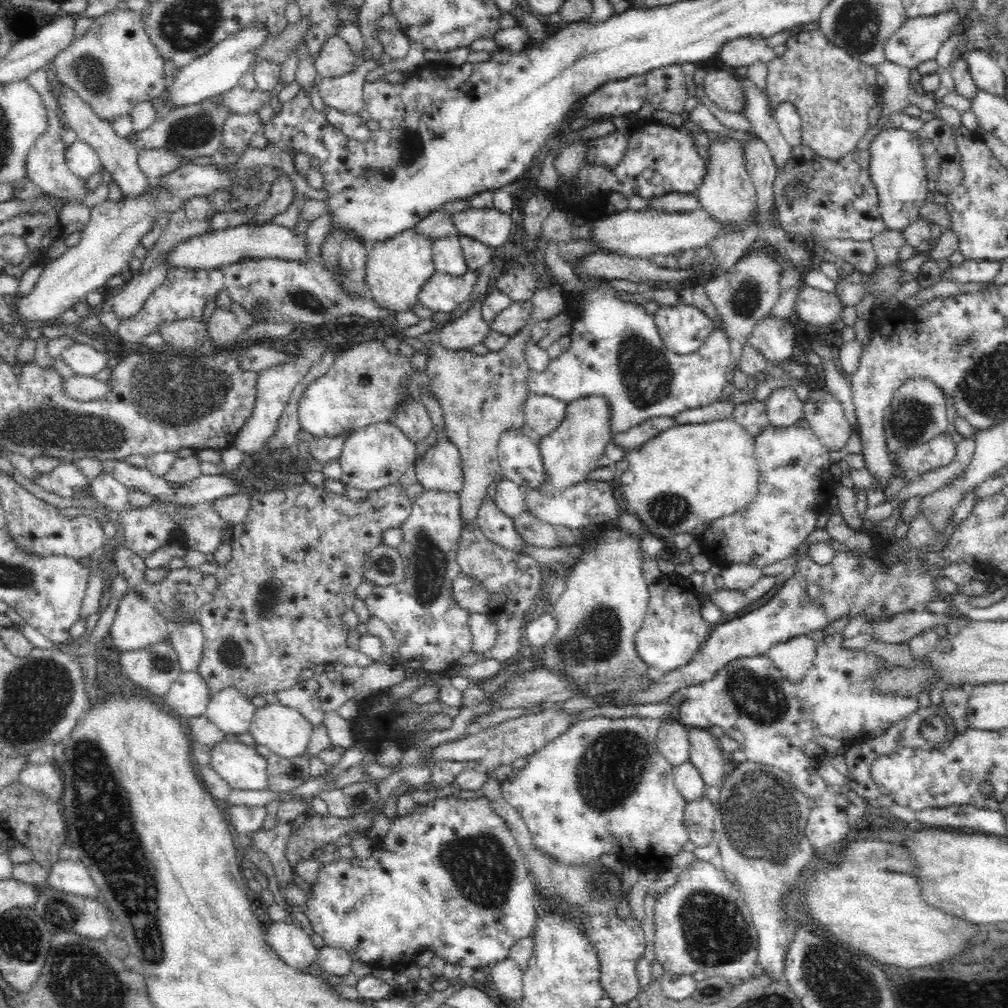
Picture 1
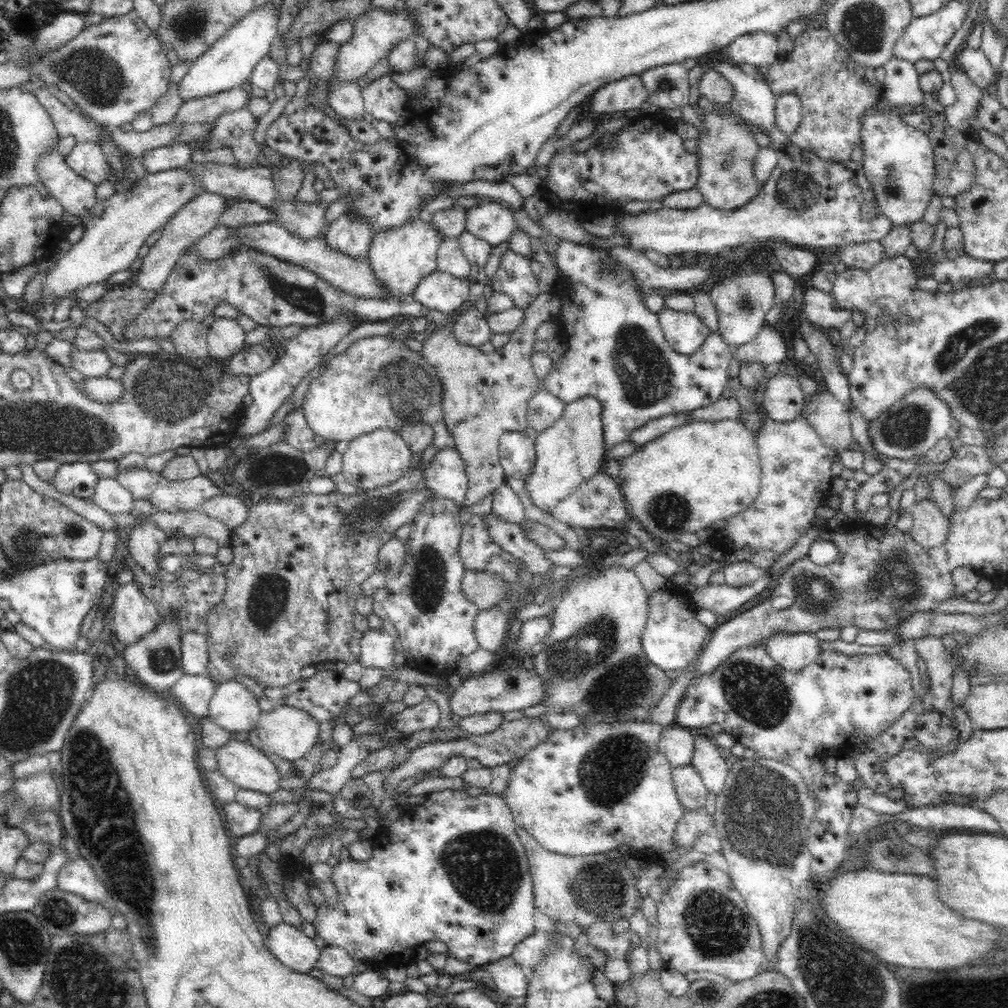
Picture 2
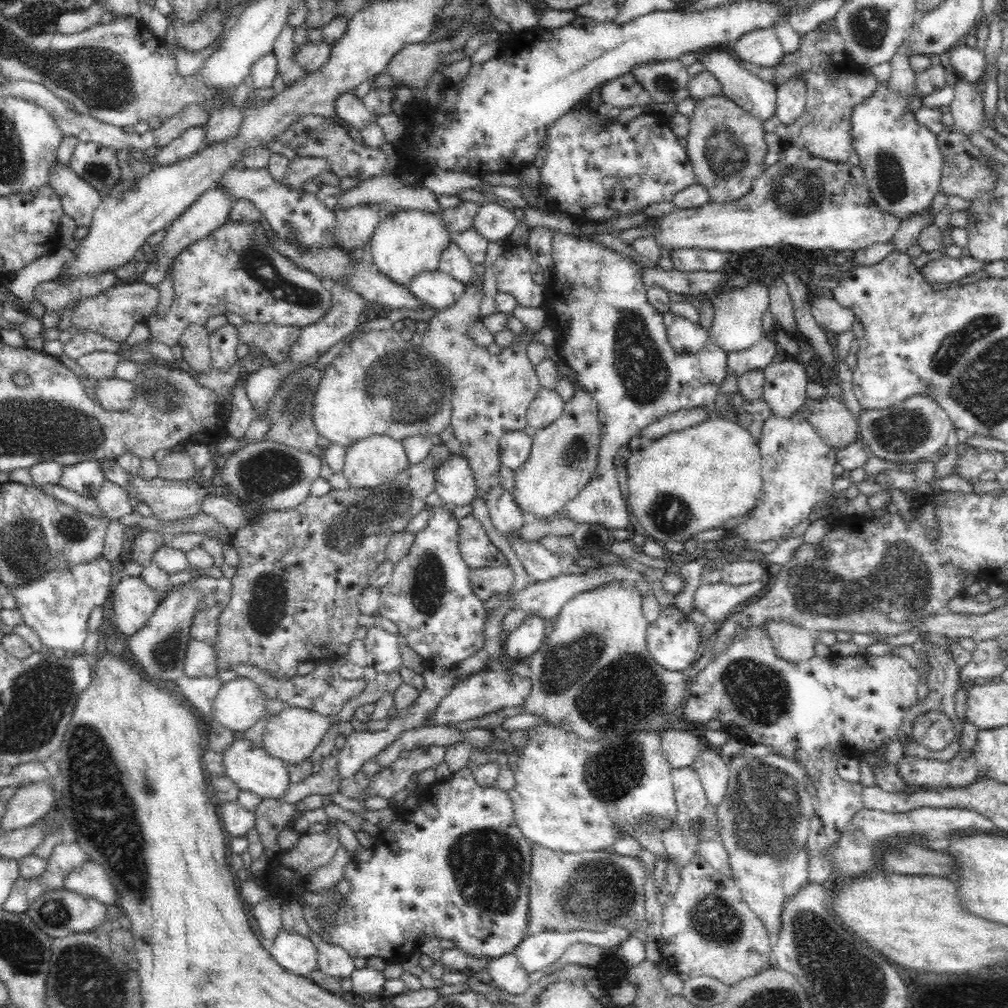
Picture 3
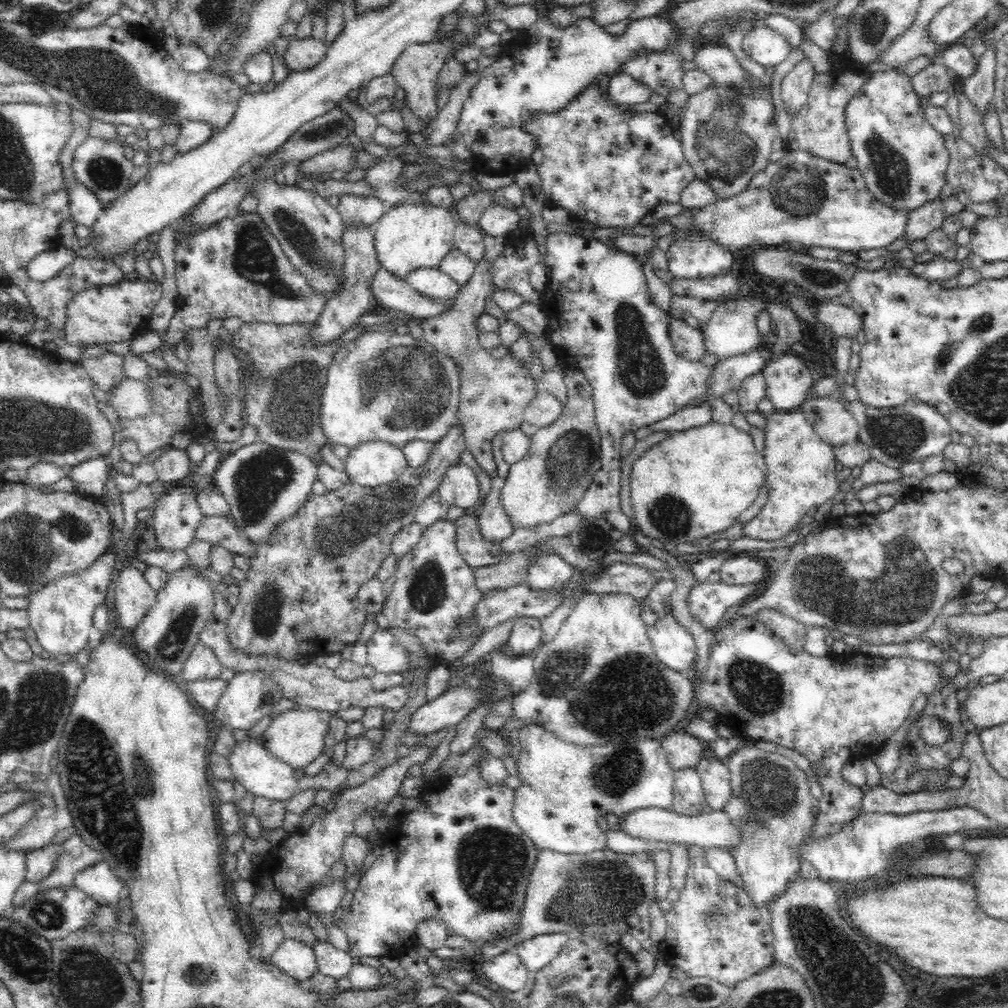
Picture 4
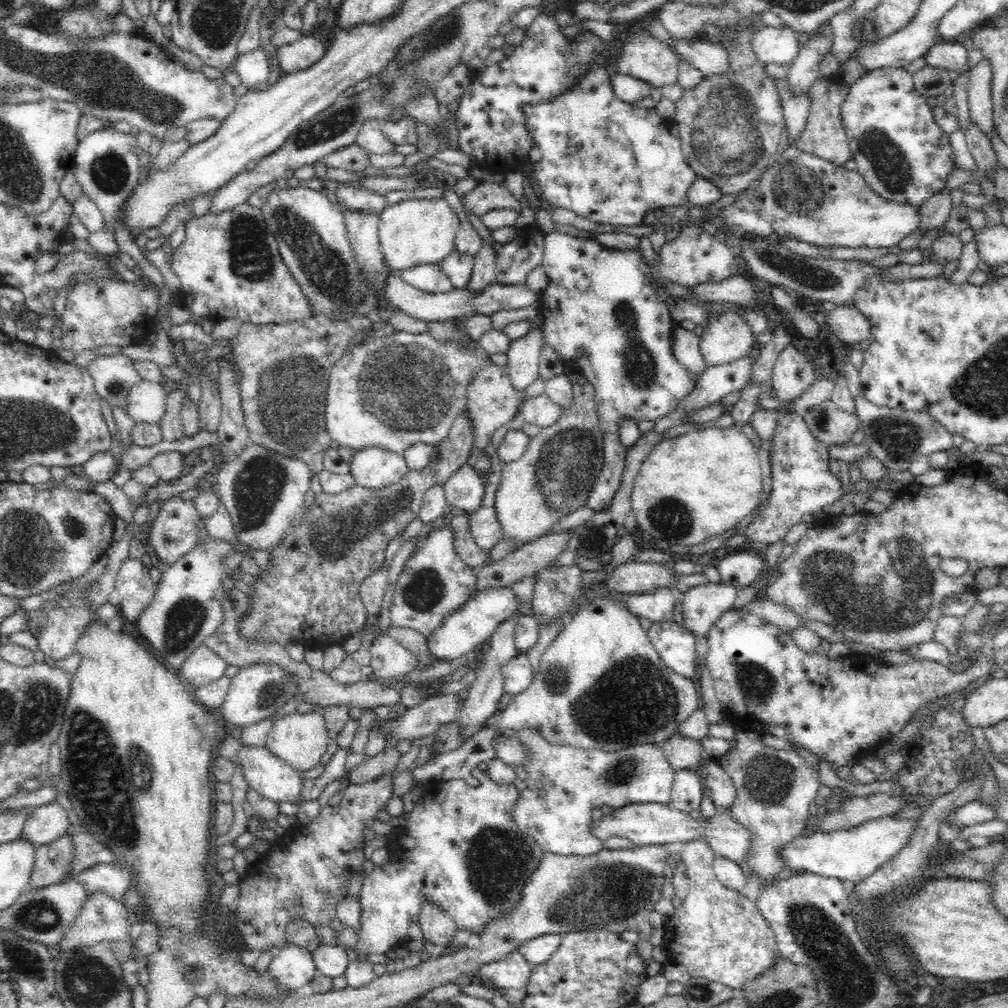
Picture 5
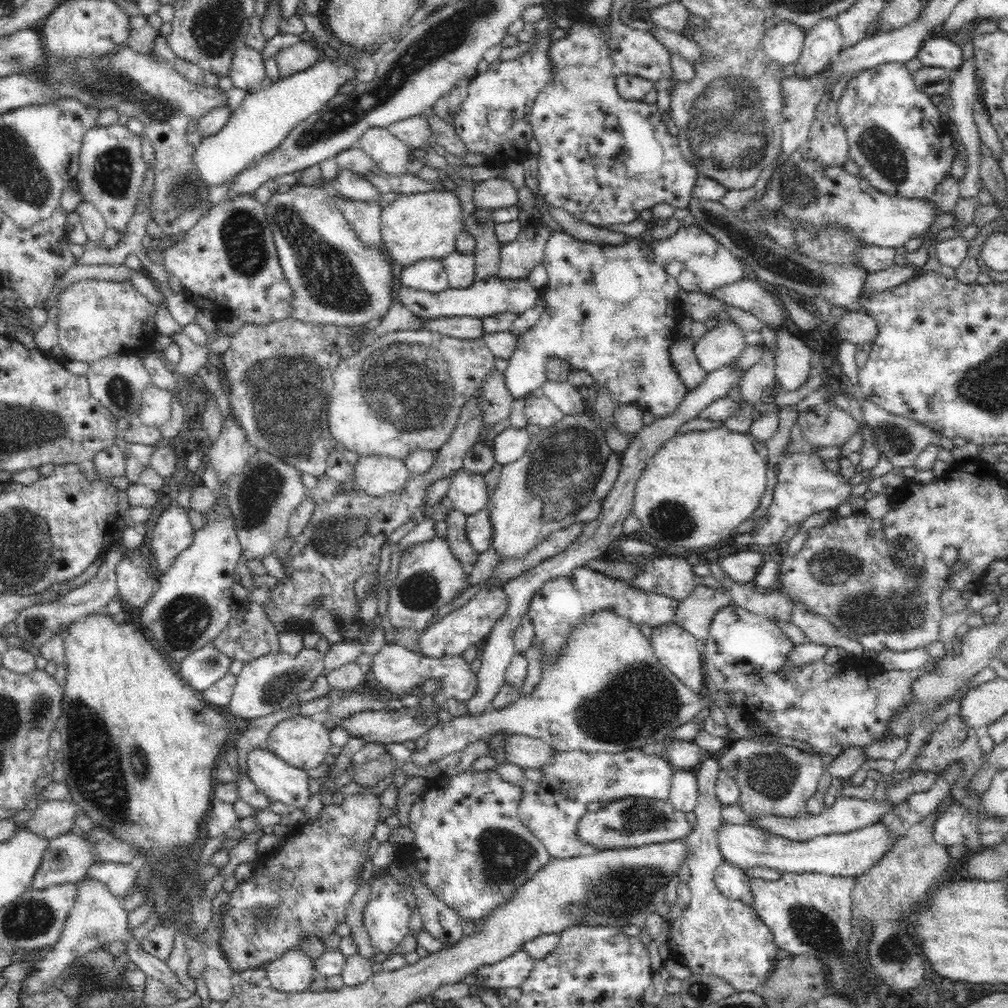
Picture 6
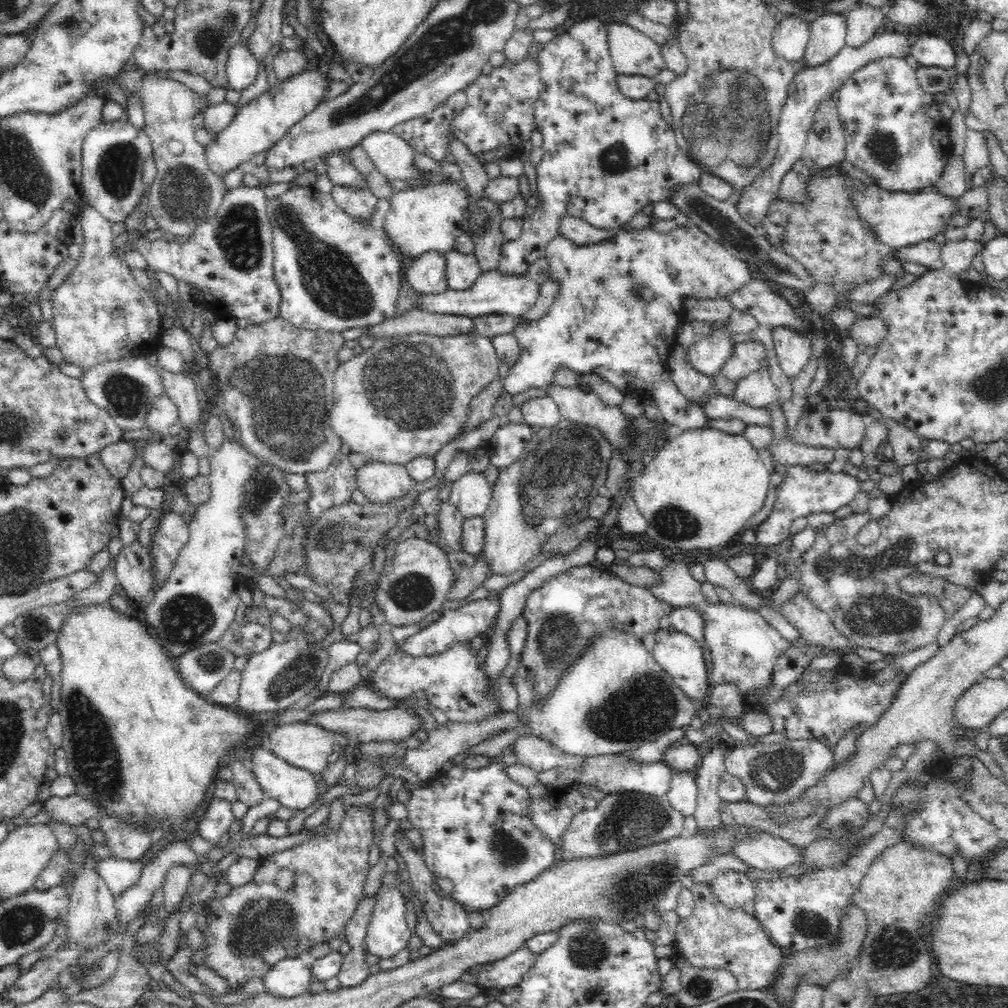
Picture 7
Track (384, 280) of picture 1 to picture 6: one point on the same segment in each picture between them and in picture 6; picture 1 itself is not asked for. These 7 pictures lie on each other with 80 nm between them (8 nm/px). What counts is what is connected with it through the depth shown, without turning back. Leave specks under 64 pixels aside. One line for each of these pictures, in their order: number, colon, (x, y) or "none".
2: (399, 257)
3: (407, 241)
4: (412, 235)
5: (414, 231)
6: (414, 226)

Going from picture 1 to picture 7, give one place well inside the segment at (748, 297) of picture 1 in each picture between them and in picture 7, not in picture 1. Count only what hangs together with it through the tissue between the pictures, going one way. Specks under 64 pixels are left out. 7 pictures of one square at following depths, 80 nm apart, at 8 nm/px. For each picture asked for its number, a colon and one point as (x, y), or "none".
2: (741, 301)
3: (736, 325)
4: (731, 330)
5: (728, 338)
6: (720, 346)
7: (707, 354)

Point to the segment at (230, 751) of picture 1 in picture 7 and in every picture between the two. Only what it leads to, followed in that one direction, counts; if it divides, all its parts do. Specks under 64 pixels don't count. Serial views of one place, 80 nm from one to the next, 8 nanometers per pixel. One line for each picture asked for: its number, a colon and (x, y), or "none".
2: (242, 763)
3: (249, 765)
4: (263, 774)
5: (273, 778)
6: (274, 777)
7: (294, 787)

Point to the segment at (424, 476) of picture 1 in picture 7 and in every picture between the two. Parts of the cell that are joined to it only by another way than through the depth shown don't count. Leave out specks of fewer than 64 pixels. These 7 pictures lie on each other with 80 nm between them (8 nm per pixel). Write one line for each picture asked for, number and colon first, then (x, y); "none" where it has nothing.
2: (446, 477)
3: (455, 484)
4: (460, 488)
5: (464, 490)
6: (468, 493)
7: (471, 494)

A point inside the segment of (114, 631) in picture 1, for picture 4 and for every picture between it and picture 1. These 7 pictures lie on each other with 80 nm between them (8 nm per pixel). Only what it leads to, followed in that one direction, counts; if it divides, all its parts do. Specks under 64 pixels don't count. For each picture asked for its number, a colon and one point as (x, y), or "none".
2: (135, 614)
3: (134, 601)
4: (132, 595)

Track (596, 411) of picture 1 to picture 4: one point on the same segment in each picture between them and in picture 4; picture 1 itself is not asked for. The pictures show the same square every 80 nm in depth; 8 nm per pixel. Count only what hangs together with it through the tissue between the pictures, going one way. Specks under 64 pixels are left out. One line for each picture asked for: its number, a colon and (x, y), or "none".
2: (570, 452)
3: (564, 456)
4: (553, 476)

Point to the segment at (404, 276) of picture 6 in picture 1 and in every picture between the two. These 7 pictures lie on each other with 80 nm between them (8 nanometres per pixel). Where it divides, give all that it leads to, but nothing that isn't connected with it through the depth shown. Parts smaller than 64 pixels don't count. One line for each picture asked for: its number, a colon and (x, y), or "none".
1: (442, 292)
2: (440, 291)
3: (434, 288)
4: (432, 282)
5: (431, 278)

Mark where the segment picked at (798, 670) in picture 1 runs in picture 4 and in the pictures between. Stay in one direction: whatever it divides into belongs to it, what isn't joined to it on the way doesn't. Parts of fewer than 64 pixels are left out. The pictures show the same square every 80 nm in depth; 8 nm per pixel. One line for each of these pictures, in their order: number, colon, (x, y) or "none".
2: (791, 650)
3: (792, 642)
4: (787, 628)

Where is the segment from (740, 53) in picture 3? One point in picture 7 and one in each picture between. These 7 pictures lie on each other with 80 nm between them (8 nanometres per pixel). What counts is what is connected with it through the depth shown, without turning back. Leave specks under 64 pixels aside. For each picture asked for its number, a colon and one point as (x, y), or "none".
4: (766, 46)
5: (780, 45)
6: (783, 42)
7: (790, 39)

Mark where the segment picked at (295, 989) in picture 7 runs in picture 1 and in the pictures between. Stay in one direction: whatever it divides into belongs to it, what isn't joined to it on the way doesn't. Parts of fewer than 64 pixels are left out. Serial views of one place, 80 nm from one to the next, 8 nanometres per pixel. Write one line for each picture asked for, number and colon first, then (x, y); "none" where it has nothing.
1: (294, 947)
2: (291, 947)
3: (296, 954)
4: (298, 961)
5: (292, 967)
6: (294, 972)

